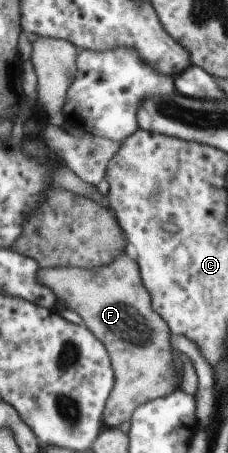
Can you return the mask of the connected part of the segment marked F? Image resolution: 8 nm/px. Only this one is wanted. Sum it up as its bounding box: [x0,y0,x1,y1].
[35,255,178,428]

